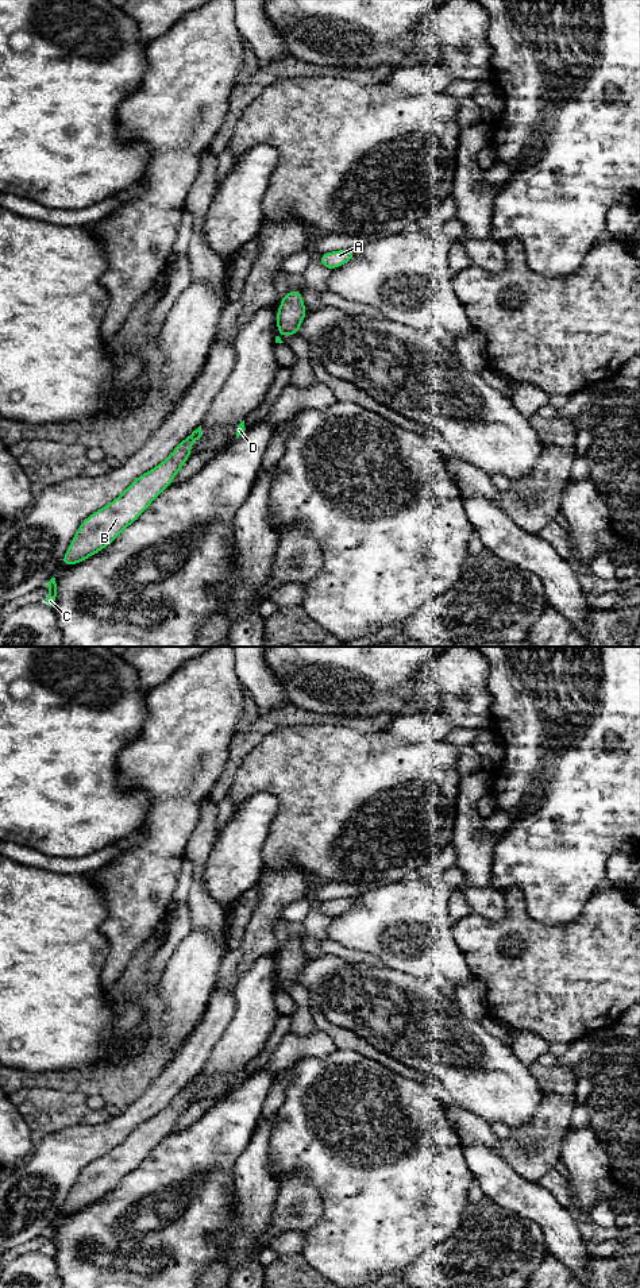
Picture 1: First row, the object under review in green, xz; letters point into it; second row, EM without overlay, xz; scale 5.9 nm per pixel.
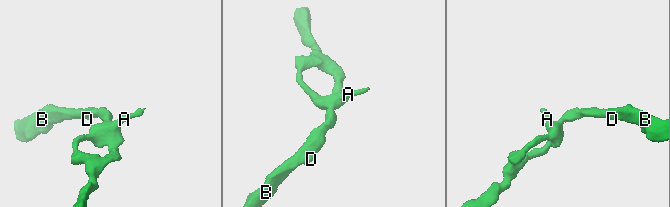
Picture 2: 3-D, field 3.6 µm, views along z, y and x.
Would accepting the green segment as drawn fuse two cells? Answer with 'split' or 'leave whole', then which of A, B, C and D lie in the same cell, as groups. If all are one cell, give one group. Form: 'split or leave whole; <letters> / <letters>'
leave whole; A B C D

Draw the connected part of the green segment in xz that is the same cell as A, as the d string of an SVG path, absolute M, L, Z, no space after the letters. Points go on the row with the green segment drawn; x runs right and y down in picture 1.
M338 250L334 252L323 252L320 255L320 265L334 270L338 269L339 266L352 261L355 257L354 250Z

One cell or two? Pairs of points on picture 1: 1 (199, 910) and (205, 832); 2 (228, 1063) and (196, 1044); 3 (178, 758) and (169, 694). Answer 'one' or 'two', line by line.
1: one
2: two
3: one

